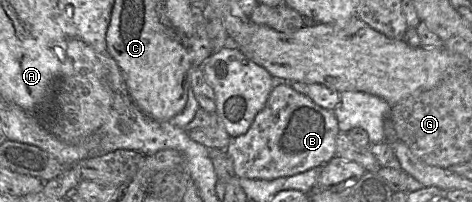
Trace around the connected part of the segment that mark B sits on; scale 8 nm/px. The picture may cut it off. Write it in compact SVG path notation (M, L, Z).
M289 83L273 87L264 108L256 115L249 130L232 138L225 148L238 177L271 180L292 176L328 163L336 154L339 125L333 110L320 107L309 97L296 91Z

